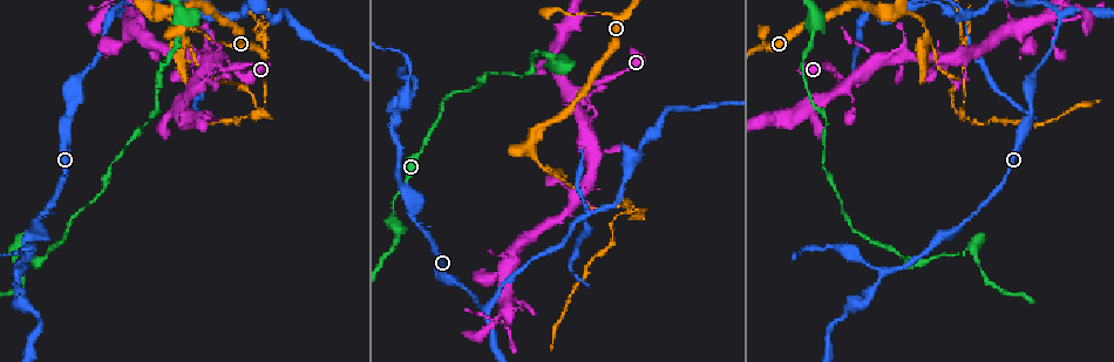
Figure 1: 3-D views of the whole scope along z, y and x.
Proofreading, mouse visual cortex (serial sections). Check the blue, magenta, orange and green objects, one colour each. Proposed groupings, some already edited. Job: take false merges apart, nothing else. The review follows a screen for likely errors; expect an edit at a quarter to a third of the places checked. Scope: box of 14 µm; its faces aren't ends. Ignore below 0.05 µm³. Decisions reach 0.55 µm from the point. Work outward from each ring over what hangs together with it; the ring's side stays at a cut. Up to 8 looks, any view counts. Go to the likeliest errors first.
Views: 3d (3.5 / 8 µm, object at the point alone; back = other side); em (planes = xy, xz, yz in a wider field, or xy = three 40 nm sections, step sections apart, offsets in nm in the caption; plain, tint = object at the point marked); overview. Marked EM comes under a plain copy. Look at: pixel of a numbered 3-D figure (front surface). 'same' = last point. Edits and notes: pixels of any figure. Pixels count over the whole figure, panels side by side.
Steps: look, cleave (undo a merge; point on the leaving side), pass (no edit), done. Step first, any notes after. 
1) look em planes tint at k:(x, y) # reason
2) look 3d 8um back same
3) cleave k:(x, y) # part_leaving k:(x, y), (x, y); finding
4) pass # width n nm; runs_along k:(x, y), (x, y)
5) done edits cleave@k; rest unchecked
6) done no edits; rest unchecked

look 3d 3.5um at 1:(582, 217) # narrows sharply

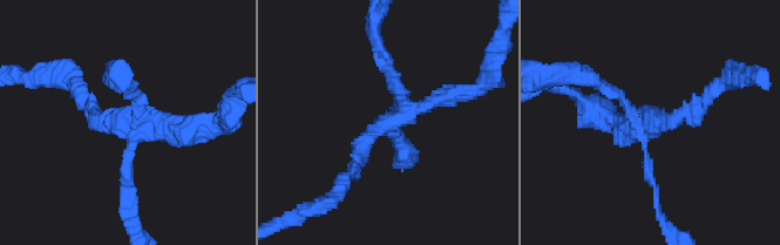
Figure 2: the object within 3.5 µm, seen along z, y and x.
look em xy step 5 tint at 2:(387, 126) # arms 4; arm_widths 150, 150, 200, 200 nm

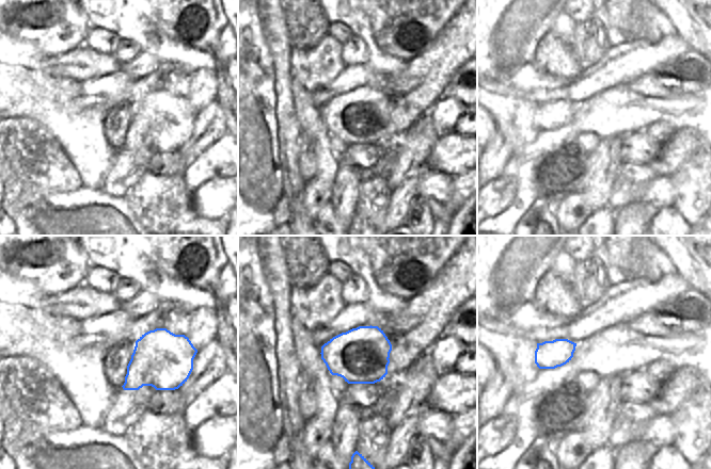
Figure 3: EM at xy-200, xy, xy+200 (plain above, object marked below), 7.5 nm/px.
cleave 2:(649, 172) # border 3:(337, 353), (374, 341), (388, 359); a second cell is stuck on

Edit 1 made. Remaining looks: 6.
look 3d 3.5um back at 1:(555, 176) # two arms at a narrow angle

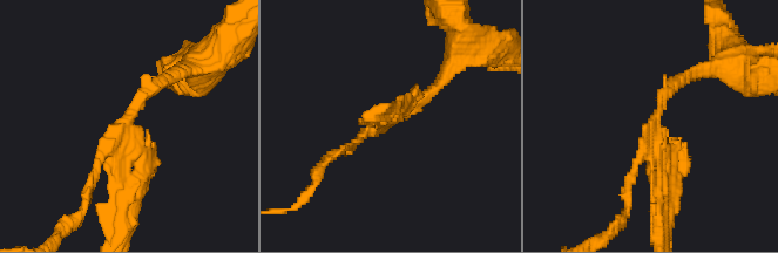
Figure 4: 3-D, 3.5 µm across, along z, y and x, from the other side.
look em planes tint at 4:(126, 120) # need the tissue

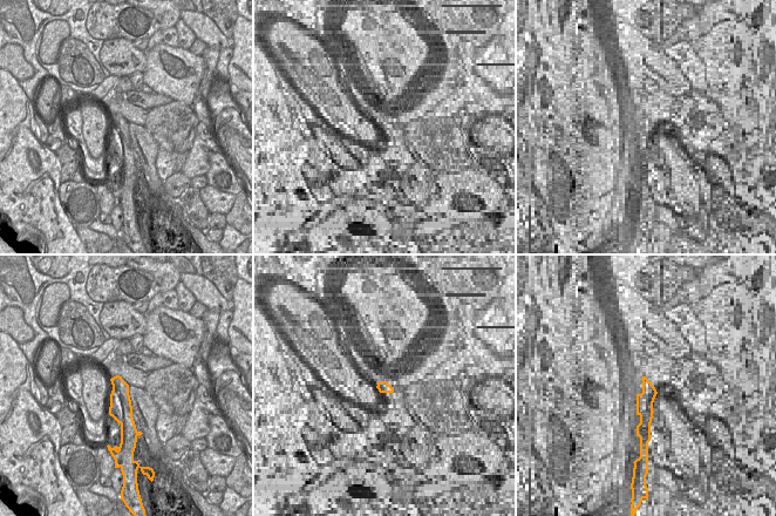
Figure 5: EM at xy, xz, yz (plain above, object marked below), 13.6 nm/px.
cleave 4:(685, 164) # part_leaving 4:(657, 145), (657, 236); a second cell is stuck on

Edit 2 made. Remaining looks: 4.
look 3d 8um at 1:(958, 112) # arms part here

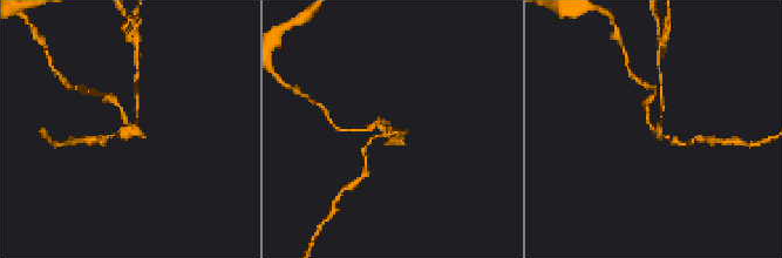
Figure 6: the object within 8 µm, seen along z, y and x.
look 3d 3.5um at 6:(657, 129)

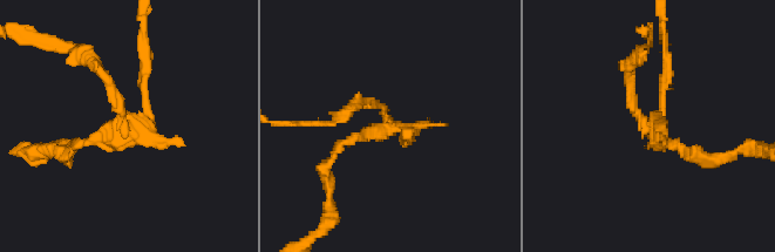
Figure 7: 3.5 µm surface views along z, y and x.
cleave 7:(142, 81) # part_leaving 7:(124, 120), (70, 145), (67, 159); a second cell is stuck on

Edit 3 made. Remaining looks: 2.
done edits cleave@2, cleave@4, cleave@7; rest unchecked

